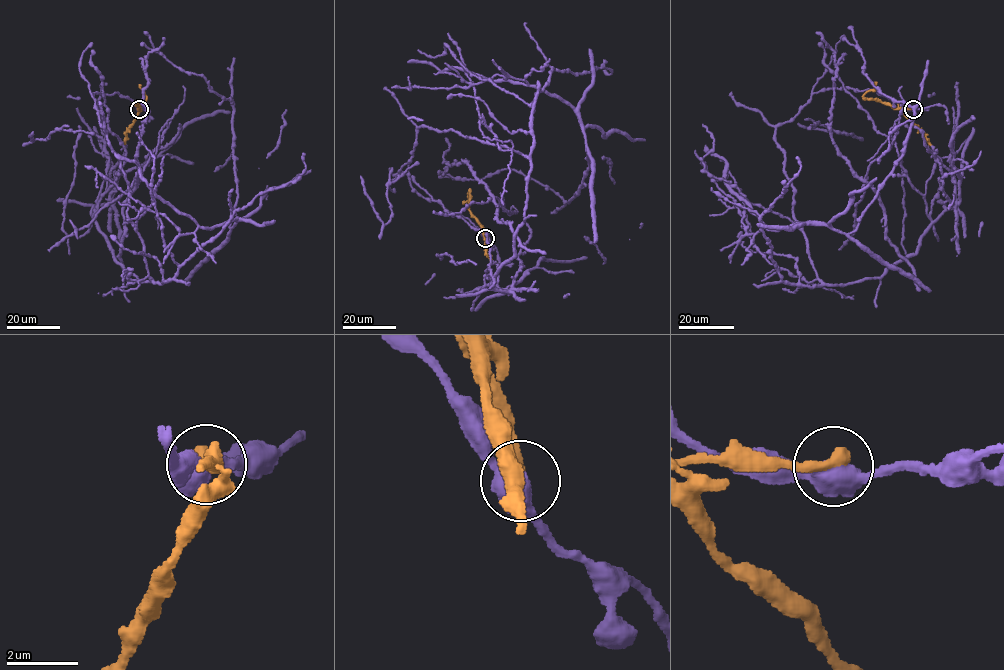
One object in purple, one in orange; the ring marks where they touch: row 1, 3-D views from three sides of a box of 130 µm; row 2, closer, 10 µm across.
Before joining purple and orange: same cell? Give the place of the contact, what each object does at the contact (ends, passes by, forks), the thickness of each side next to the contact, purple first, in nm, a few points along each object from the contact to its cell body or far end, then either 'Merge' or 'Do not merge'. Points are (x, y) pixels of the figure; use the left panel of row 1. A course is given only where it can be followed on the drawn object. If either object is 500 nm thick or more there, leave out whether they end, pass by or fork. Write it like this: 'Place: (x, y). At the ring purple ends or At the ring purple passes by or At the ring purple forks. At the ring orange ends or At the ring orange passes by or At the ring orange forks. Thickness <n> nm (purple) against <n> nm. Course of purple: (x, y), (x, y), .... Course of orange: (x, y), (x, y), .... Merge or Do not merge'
Place: (139, 109). At the ring purple passes by. At the ring orange ends. Thickness 480 nm (purple) against 380 nm. Course of purple: (139, 109), (91, 94), (134, 227), (153, 191), (200, 226), (237, 218), (230, 228), (233, 106), (145, 31). Course of orange: (139, 109), (136, 103), (146, 98), (139, 84). Merge

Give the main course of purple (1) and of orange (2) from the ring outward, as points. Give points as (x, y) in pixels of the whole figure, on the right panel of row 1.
1: (914, 109), (828, 88), (780, 123), (799, 228), (731, 190), (771, 229), (855, 230), (913, 109), (849, 26)
2: (914, 109), (892, 107), (865, 99), (863, 95), (874, 88), (876, 82)

